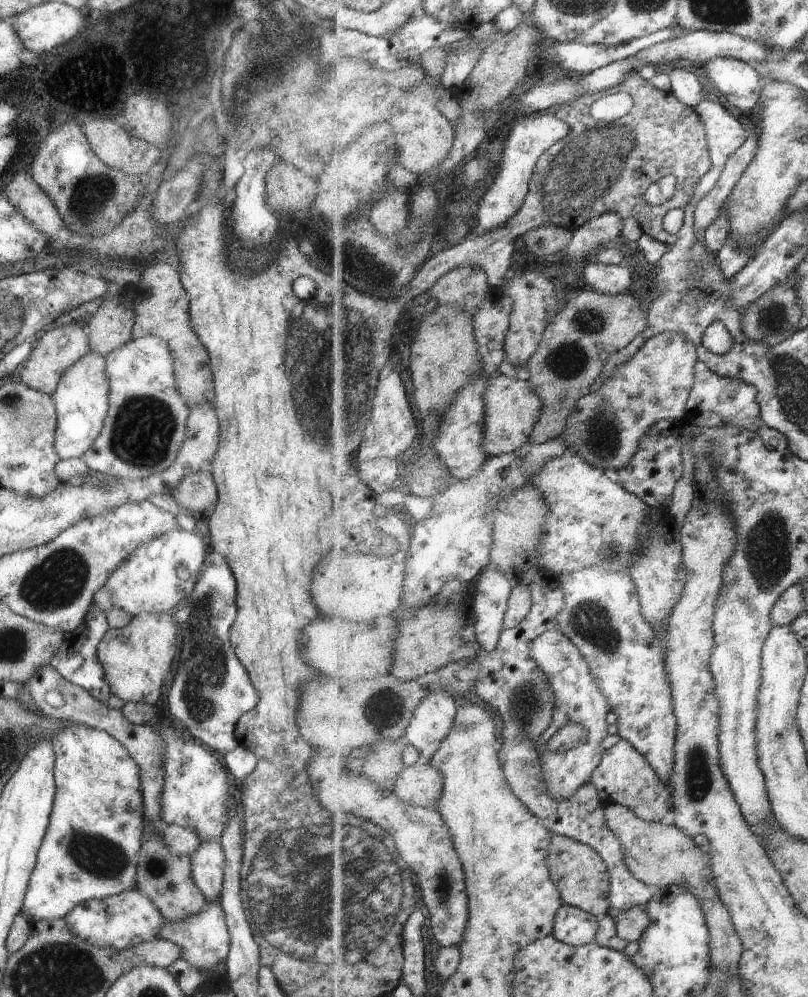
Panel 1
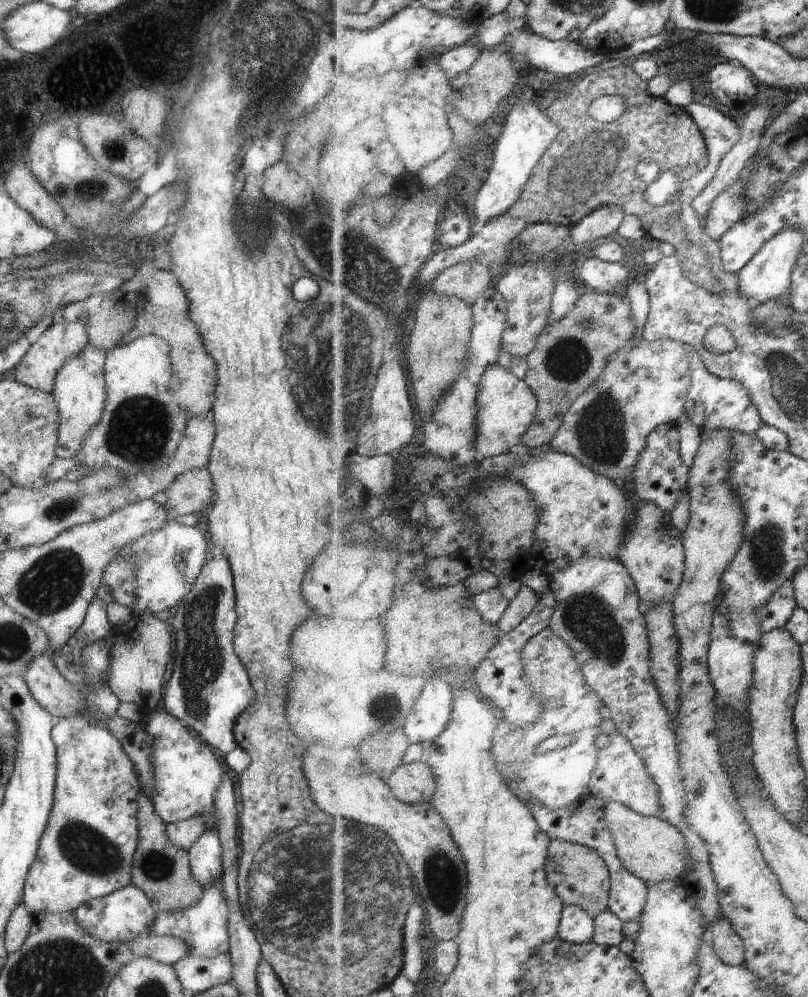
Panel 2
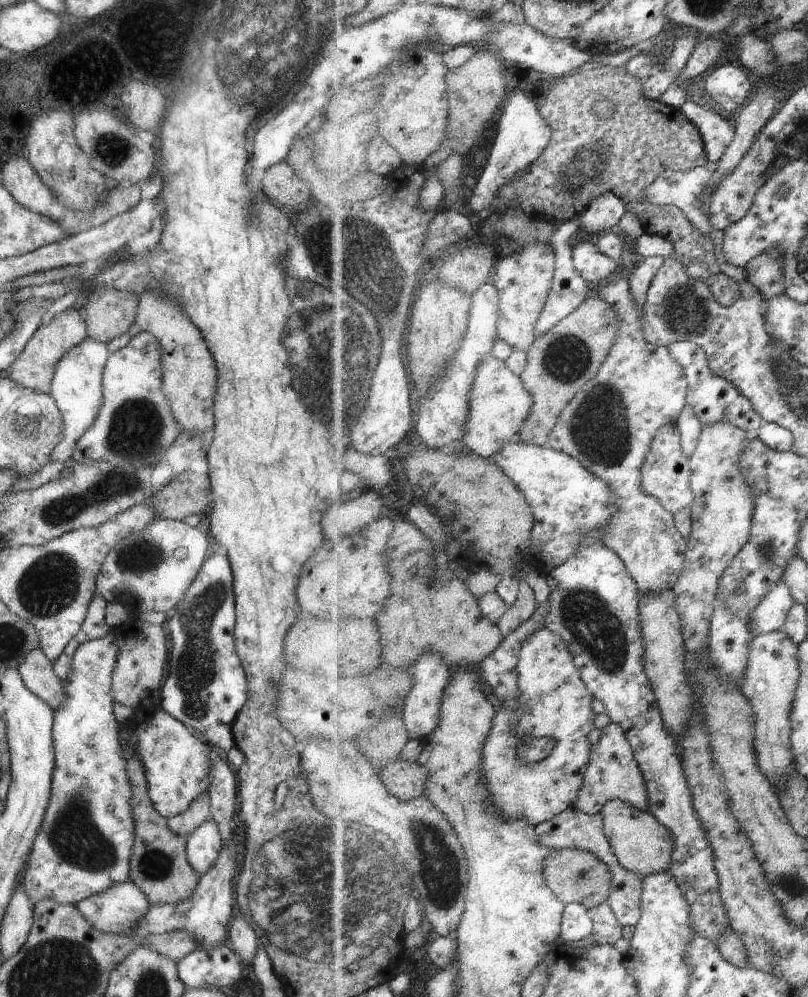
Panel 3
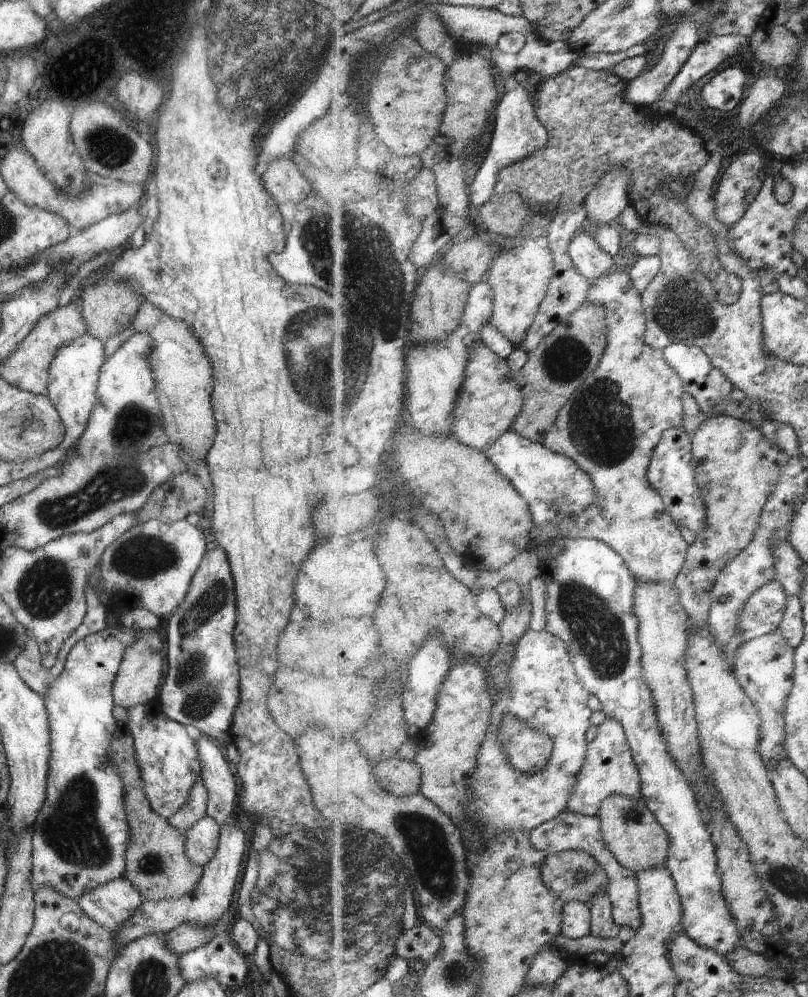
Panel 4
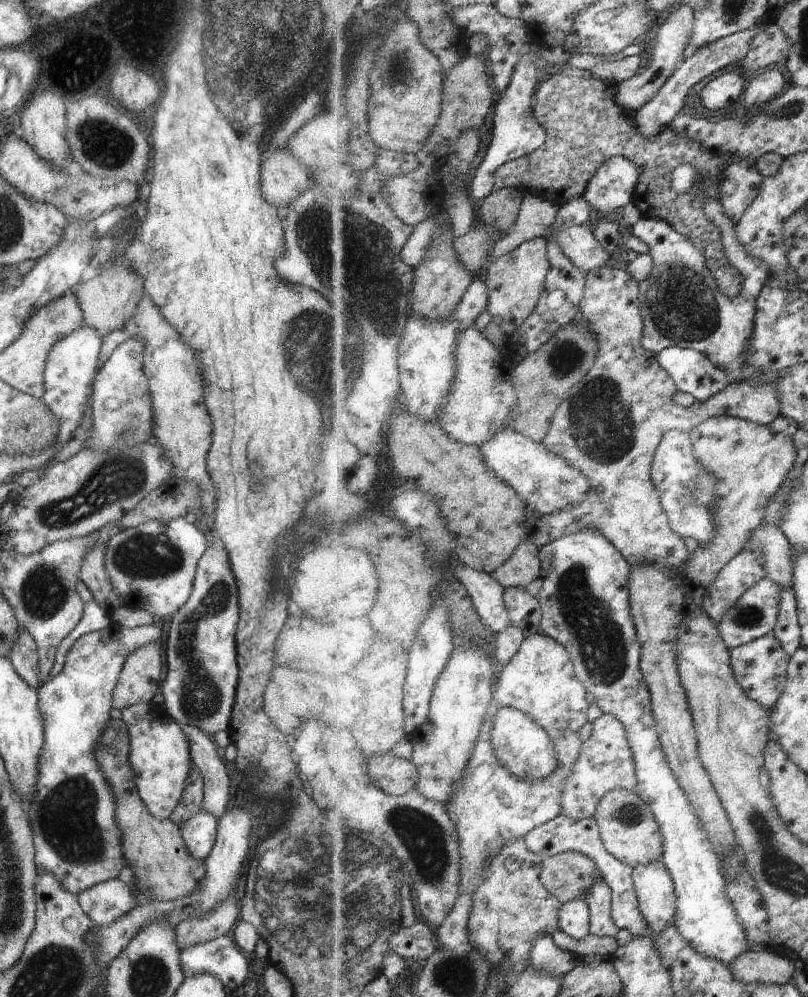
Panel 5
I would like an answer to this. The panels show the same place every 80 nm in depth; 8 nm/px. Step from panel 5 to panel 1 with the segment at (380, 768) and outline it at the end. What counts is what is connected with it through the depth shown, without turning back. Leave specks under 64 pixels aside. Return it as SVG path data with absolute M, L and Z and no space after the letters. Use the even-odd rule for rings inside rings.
M421 761L401 771L393 792L413 806L437 810L444 793L443 774L433 763Z

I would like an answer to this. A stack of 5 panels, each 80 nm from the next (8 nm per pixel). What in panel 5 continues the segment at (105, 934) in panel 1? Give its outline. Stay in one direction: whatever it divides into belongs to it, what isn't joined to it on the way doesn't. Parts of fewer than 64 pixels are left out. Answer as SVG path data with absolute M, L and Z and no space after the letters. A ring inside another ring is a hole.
M117 878L94 884L76 897L80 909L97 926L110 925L136 904L130 886Z

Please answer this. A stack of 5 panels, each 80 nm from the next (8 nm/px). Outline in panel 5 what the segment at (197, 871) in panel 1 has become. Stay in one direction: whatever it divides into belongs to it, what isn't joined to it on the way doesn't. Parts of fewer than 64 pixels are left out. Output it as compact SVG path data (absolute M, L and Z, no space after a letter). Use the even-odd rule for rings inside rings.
M200 810L177 826L187 852L193 858L203 861L210 853L216 839L216 818L212 814Z

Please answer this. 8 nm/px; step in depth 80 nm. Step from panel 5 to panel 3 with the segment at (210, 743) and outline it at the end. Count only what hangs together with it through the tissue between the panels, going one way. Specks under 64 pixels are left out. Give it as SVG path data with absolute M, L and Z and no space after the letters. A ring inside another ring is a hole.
M209 747L208 757L210 760L210 783L207 790L209 818L213 819L218 826L222 842L232 838L233 814L237 813L235 794L235 776L227 767L225 757L217 756L214 748Z

